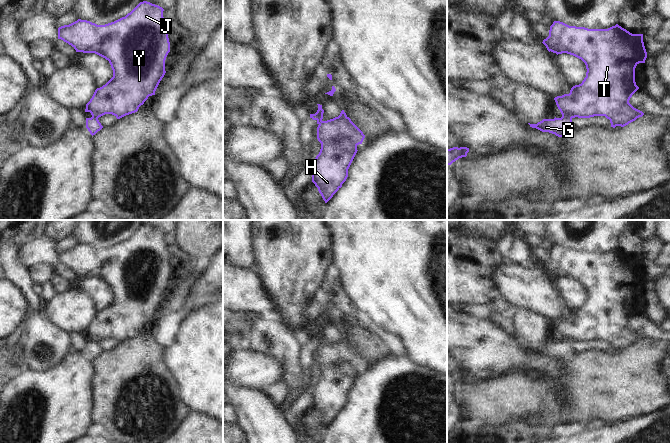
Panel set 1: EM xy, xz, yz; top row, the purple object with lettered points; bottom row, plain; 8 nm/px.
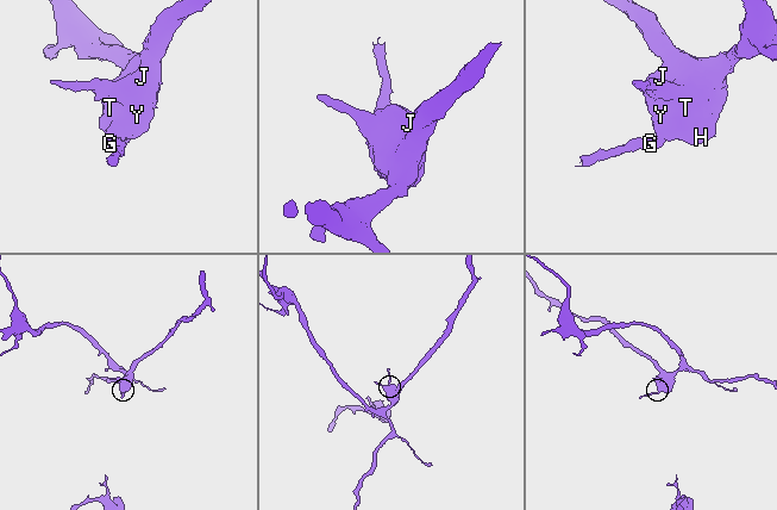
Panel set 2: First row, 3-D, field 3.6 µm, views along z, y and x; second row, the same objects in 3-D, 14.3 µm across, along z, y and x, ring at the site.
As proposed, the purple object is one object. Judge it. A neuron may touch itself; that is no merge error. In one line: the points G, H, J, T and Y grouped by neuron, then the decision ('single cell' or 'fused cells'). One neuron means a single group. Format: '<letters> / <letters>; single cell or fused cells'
G / H J T Y; fused cells

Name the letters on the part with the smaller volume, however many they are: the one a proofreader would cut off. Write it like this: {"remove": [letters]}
{"remove": ["G"]}

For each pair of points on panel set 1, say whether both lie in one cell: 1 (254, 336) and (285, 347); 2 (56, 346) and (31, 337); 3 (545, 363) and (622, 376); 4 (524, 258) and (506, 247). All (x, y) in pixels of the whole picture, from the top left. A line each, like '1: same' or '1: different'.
1: same
2: same
3: different
4: same

